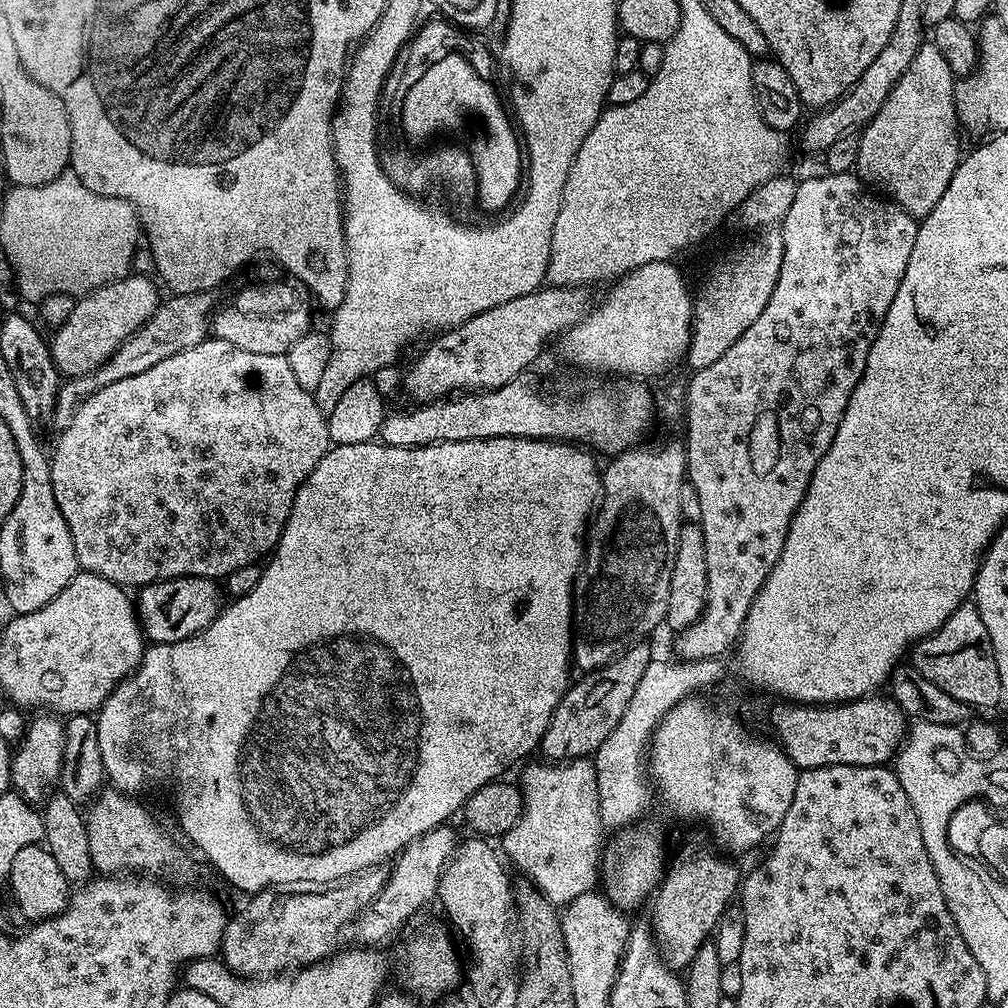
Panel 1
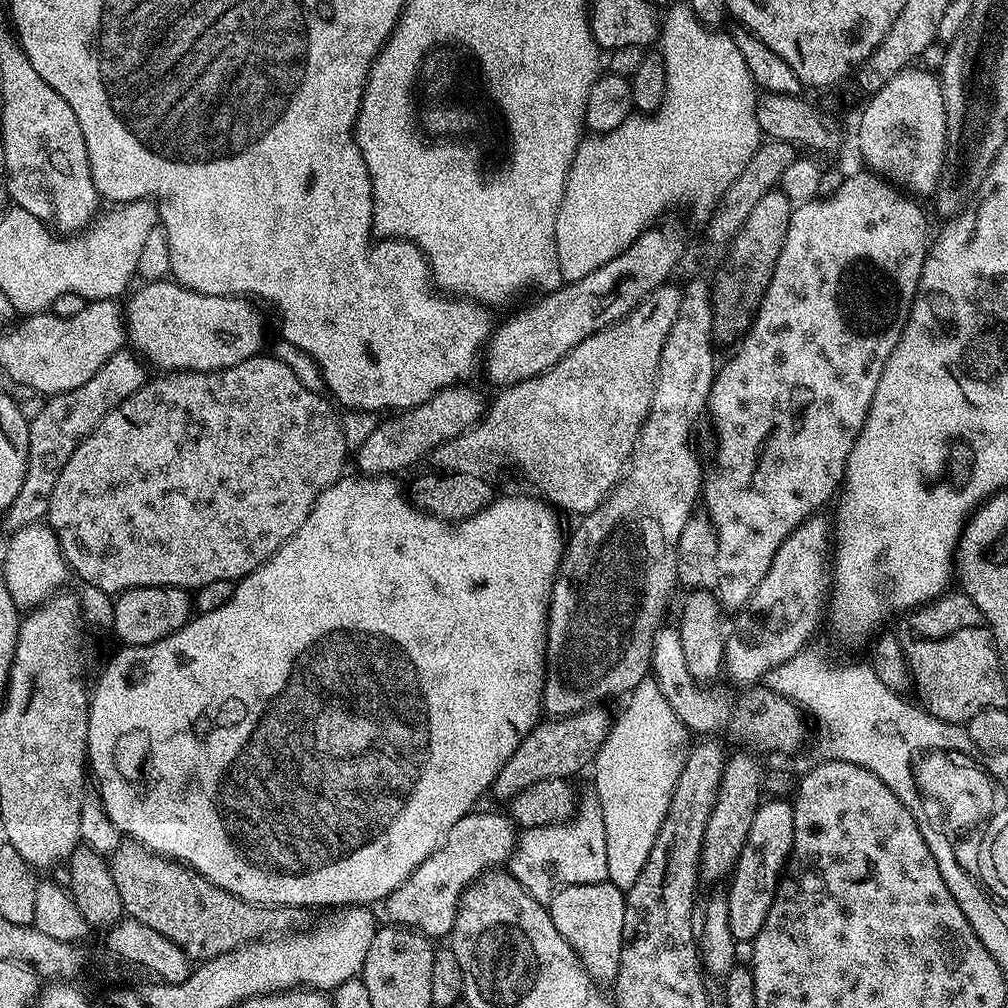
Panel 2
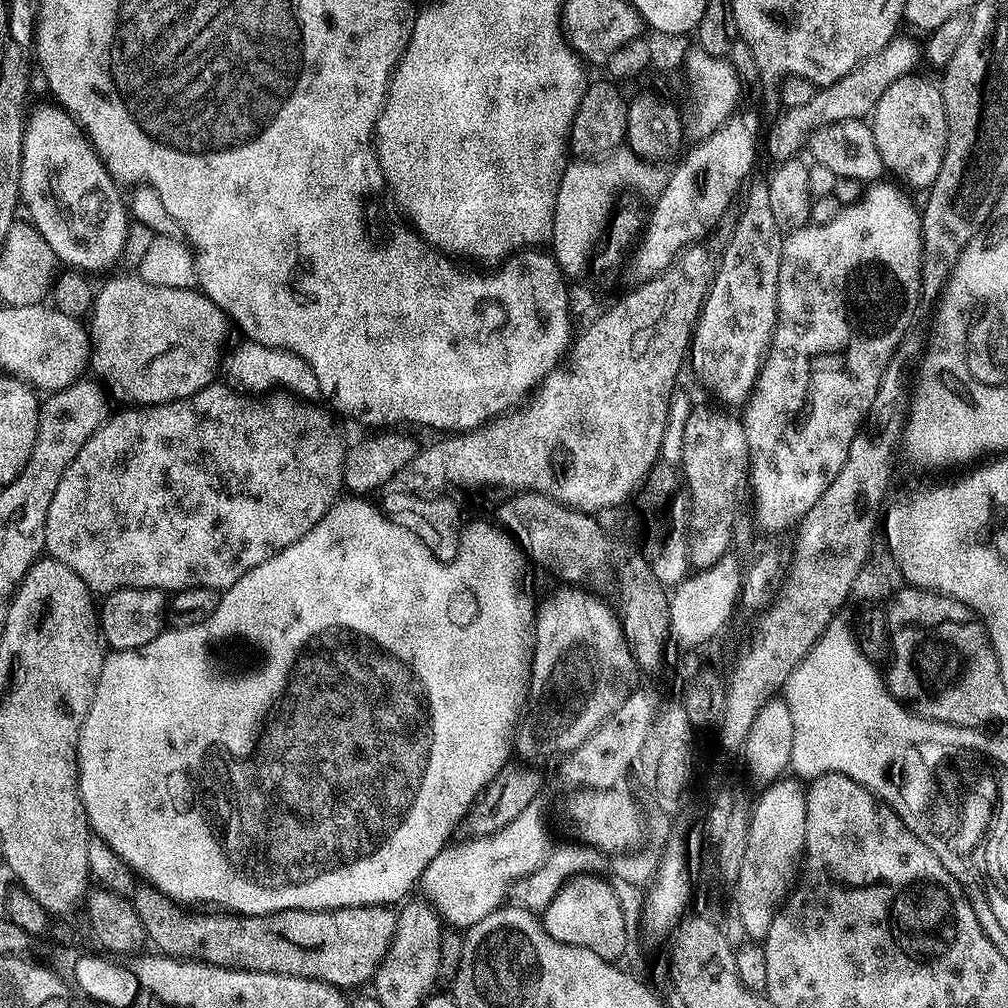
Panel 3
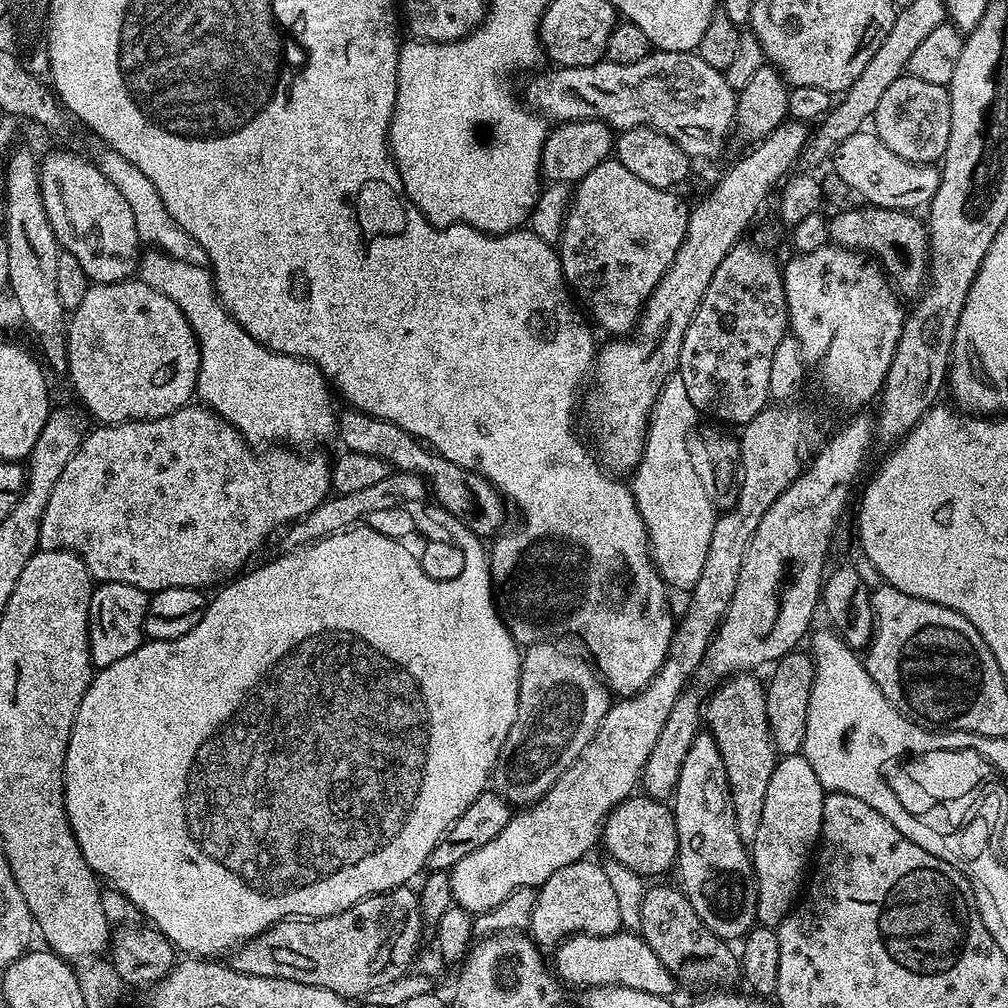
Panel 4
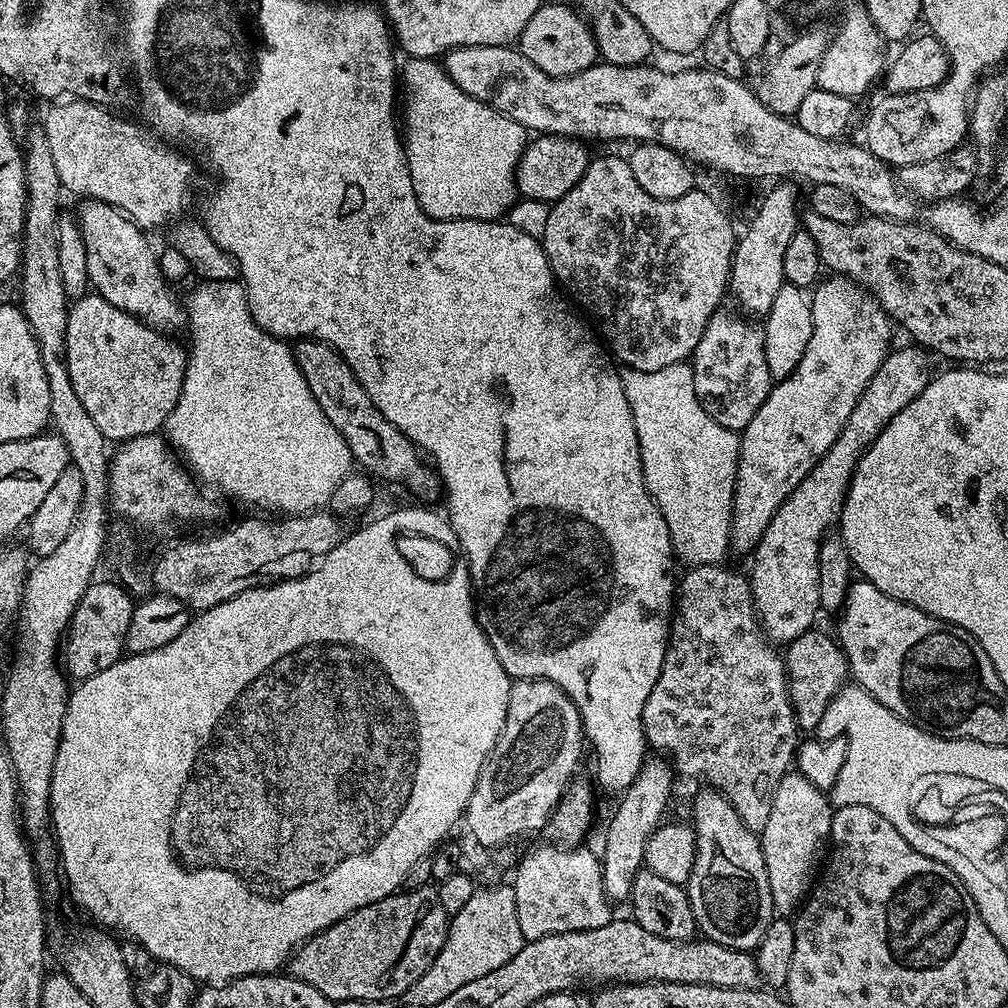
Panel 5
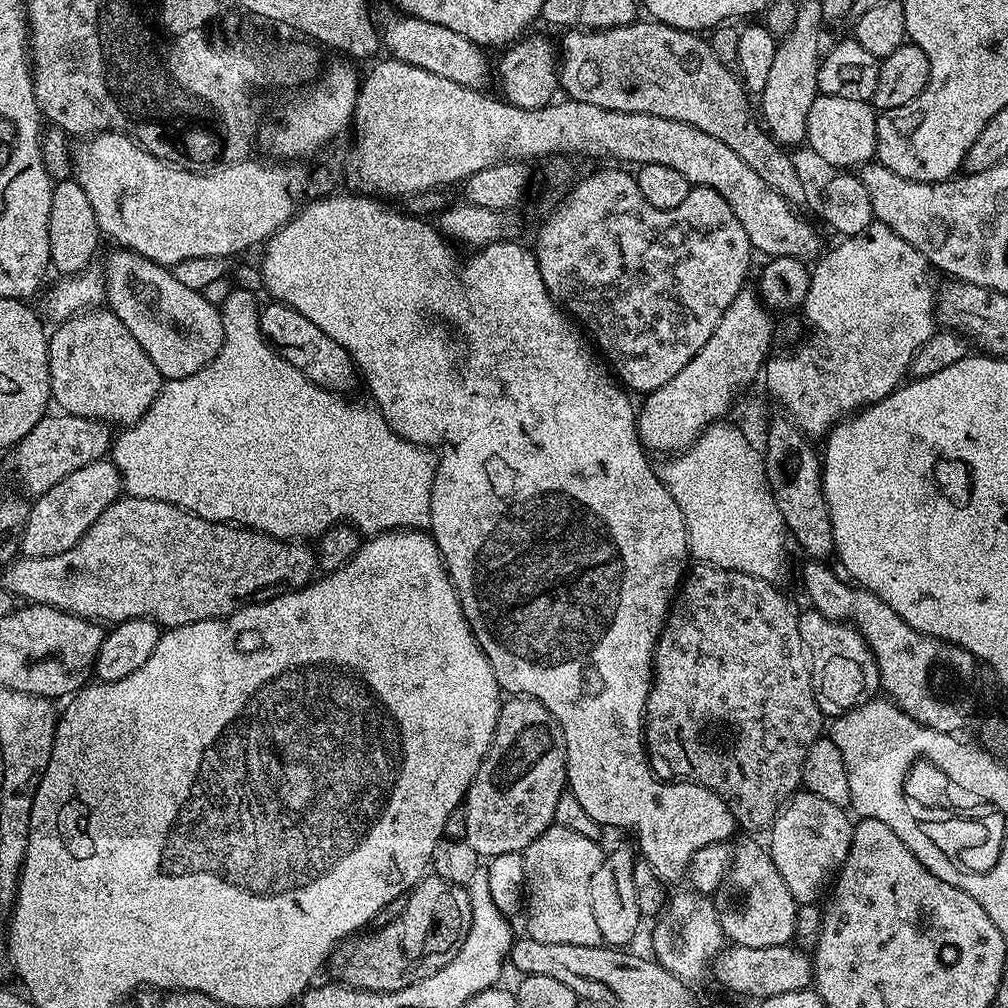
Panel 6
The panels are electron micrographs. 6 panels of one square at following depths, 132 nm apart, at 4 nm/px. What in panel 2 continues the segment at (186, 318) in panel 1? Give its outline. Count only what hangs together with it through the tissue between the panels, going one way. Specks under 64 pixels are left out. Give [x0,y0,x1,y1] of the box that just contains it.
[6,350,146,526]

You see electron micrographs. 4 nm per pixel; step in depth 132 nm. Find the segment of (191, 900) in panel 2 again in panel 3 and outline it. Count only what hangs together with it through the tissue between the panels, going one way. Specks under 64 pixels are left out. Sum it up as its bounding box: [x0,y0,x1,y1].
[131,886,396,990]

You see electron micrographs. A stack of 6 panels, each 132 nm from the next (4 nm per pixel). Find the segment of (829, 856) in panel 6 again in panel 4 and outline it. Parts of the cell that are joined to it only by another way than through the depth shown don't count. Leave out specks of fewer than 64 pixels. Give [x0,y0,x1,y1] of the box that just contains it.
[750,755,825,929]

